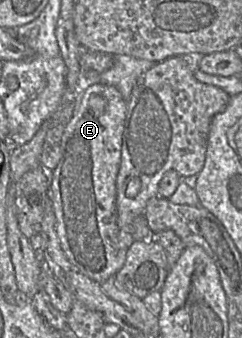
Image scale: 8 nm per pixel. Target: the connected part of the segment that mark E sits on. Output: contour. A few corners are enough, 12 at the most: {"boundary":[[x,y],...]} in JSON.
{"boundary":[[84,86],[49,198],[61,248],[101,284],[134,241],[117,225],[127,101]]}

